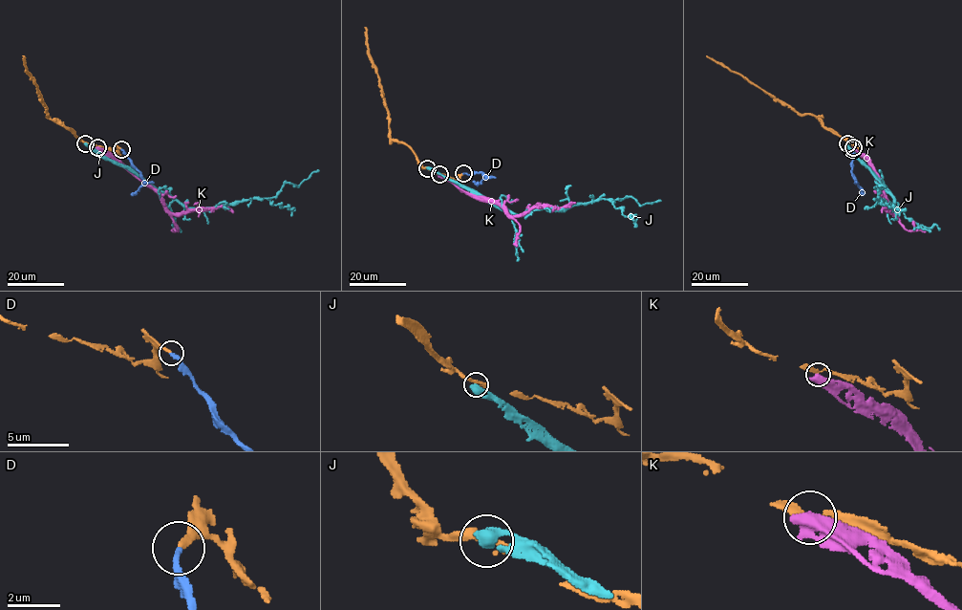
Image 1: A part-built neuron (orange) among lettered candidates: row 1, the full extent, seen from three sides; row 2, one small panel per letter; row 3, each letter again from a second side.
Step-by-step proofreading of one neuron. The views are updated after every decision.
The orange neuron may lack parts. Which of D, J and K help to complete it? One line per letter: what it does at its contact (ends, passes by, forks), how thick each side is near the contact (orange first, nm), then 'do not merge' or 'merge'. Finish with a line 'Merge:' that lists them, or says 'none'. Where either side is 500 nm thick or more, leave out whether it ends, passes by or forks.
D: it ends; calibres 240 and 240 nm; merge
J: calibres 360 and 550 nm; do not merge
K: calibres 240 and 600 nm; do not merge
Merge: D

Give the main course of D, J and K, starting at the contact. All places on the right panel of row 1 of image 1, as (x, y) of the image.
D: (852, 149), (851, 172), (861, 189), (860, 195)
J: (847, 142), (887, 188), (893, 199), (893, 205), (888, 209), (877, 199), (875, 183), (884, 185), (880, 170)
K: (853, 147), (869, 163), (877, 185), (894, 212), (890, 213), (886, 206), (882, 212)

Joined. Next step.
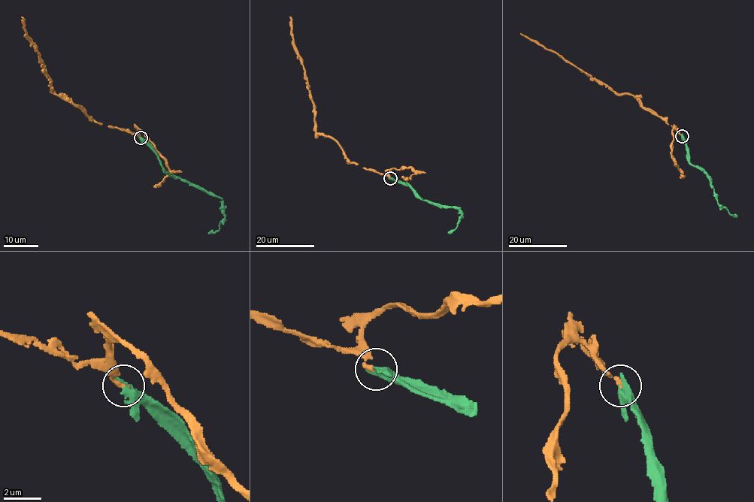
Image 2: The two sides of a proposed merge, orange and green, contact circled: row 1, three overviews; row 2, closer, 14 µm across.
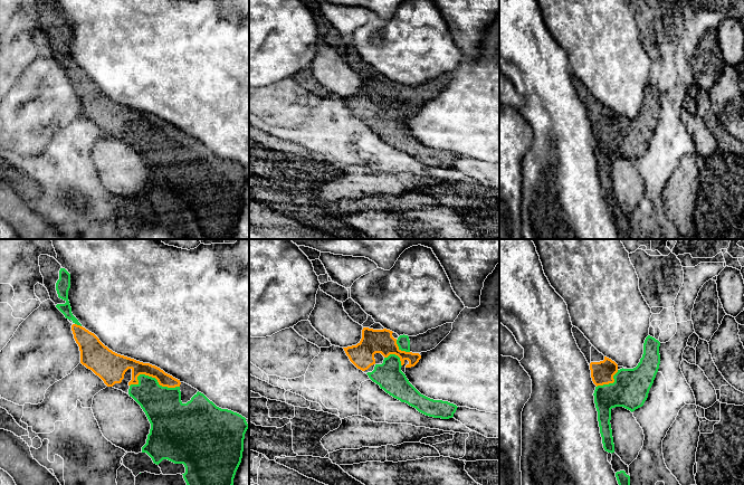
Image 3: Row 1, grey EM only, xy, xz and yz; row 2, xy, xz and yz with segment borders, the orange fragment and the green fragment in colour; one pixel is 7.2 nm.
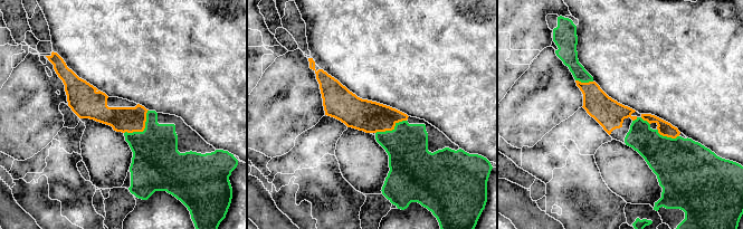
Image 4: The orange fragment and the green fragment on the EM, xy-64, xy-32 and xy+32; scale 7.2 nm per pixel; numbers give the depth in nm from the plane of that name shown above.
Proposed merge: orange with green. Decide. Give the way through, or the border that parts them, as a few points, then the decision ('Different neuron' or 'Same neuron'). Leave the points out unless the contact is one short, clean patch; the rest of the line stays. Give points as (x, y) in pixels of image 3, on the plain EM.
Same neuron

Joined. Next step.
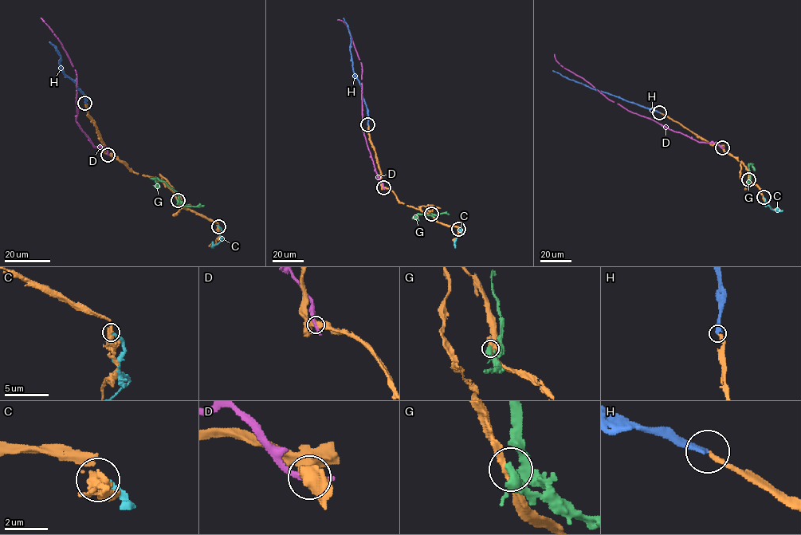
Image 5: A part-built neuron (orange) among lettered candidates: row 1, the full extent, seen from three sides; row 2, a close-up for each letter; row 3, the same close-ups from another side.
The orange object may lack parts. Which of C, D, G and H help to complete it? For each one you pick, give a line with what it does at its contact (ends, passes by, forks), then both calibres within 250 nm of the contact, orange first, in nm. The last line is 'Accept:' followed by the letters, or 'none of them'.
H: it ends; calibres 240 and 280 nm
Accept: H

